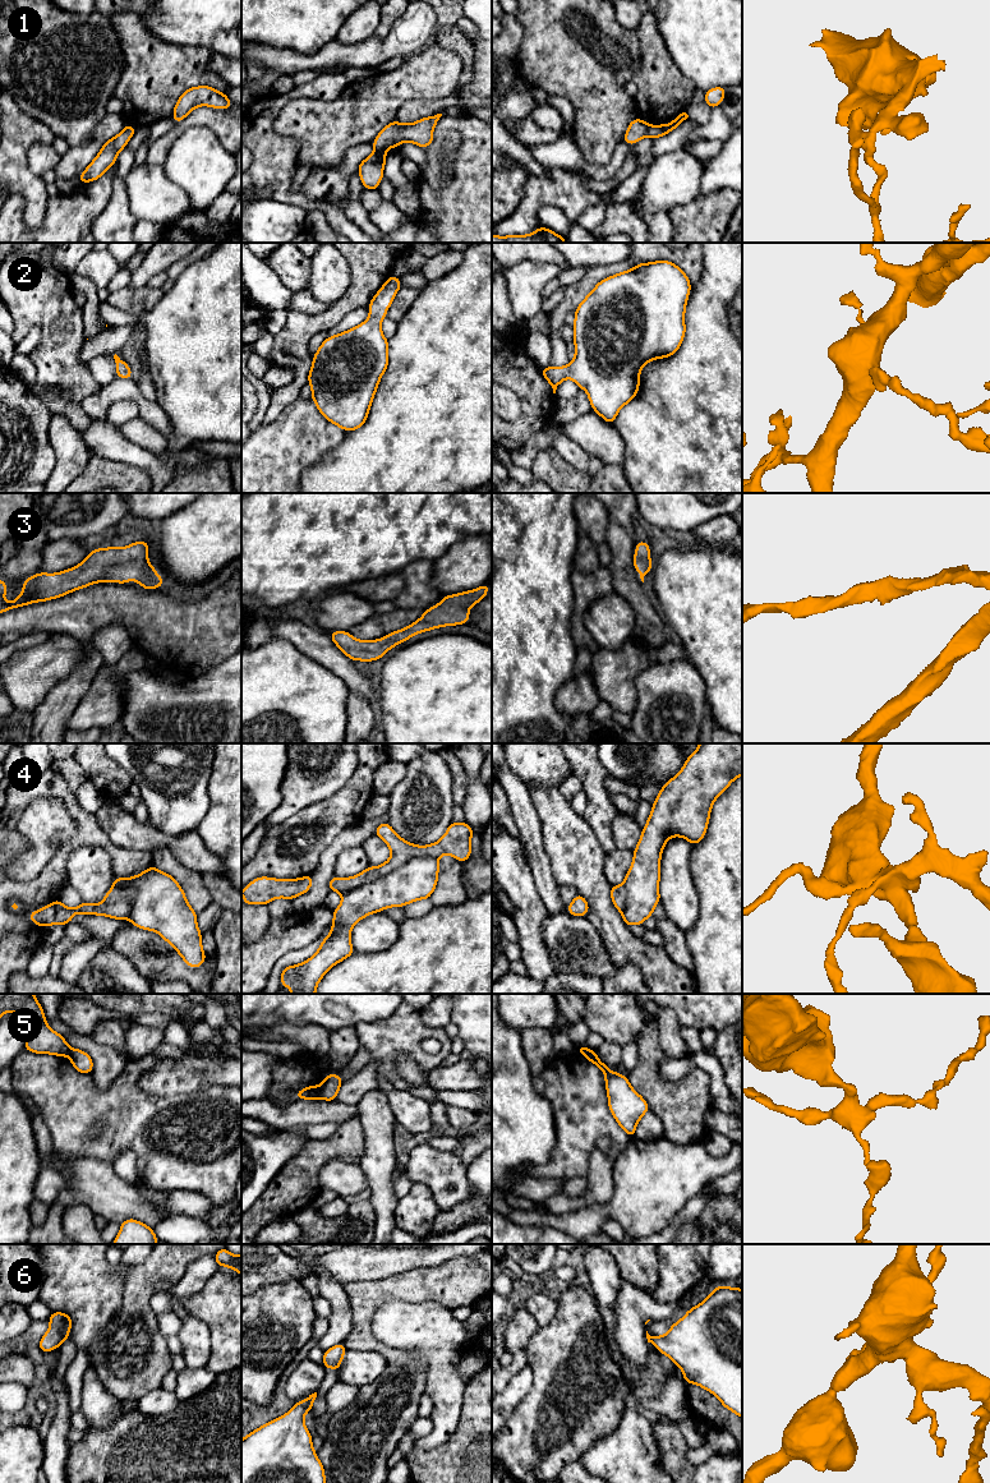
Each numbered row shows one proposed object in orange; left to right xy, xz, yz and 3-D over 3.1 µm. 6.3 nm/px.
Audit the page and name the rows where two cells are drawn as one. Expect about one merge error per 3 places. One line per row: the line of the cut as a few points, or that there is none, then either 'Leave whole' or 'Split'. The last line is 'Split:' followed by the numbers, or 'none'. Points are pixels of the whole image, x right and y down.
1: Split along xz (376, 148), (385, 151). Split
2: No split. Leave whole
3: No split. Leave whole
4: Split along xz (437, 857), (414, 856), (388, 873), (350, 888), (342, 894). Split
5: Split along xz (319, 1086), (321, 1096). Split
6: No split. Leave whole
Split: 1, 4, 5

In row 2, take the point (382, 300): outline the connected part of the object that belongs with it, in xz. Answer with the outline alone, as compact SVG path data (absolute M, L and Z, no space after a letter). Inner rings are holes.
M390 276L370 300L369 318L342 333L327 337L313 355L308 383L312 400L319 413L345 432L363 427L374 399L378 383L388 367L388 340L383 336L381 322L401 289L400 278Z

